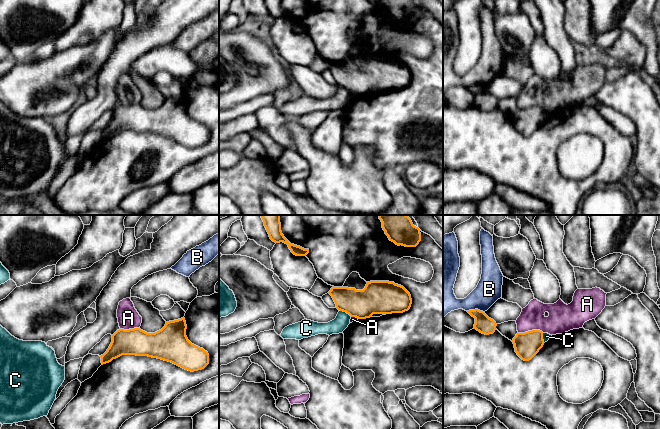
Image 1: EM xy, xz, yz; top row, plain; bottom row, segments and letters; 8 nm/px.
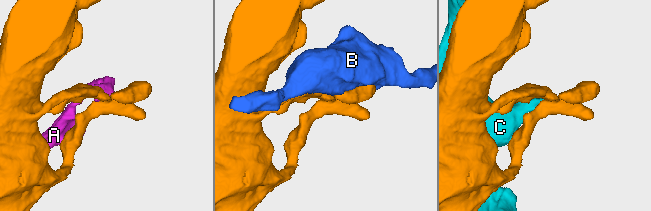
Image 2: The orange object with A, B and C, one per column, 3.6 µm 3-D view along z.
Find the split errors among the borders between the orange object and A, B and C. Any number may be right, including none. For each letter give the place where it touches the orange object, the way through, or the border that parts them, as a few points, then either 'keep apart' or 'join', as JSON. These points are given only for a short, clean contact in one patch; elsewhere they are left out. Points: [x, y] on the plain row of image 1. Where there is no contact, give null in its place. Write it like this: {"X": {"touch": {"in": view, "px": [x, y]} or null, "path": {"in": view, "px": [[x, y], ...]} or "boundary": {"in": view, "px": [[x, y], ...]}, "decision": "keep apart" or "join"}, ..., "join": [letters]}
{"A": {"touch": {"in": "yz", "px": [530, 107]}, "boundary": {"in": "yz", "px": [[543, 108], [528, 106], [518, 109]]}, "decision": "keep apart"}, "B": {"touch": {"in": "yz", "px": [475, 85]}, "decision": "keep apart"}, "C": {"touch": {"in": "xz", "px": [345, 87]}, "decision": "keep apart"}, "join": []}

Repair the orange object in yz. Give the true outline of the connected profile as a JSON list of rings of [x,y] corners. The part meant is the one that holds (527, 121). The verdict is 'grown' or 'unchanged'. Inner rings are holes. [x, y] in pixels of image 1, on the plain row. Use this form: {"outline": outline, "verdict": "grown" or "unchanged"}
{"outline": [[[532,106],[525,109],[517,109],[512,116],[517,131],[524,137],[531,136],[543,123],[543,108]]], "verdict": "unchanged"}

